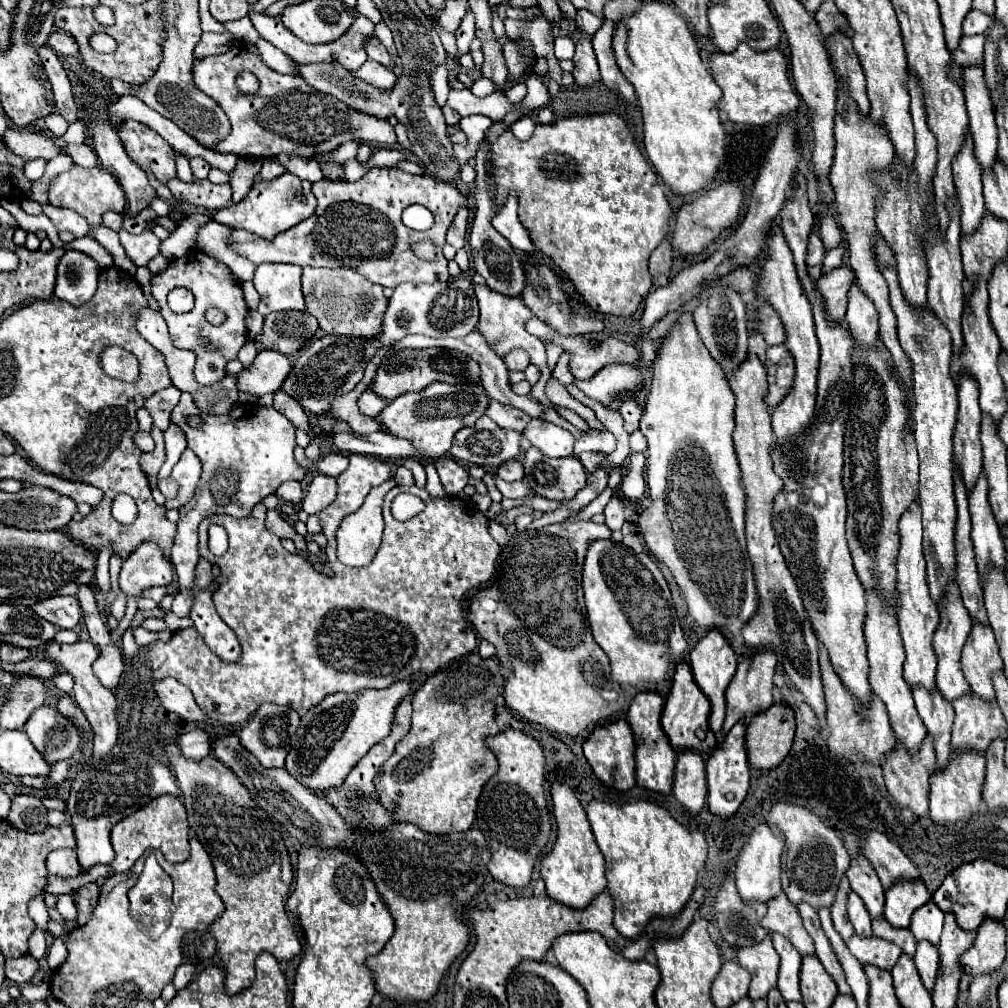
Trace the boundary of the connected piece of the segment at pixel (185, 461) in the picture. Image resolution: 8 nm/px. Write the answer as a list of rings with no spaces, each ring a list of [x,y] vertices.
[[[187,448],[179,462],[175,464],[171,476],[177,480],[179,484],[179,494],[173,498],[173,500],[167,500],[165,502],[165,508],[167,510],[179,510],[183,508],[195,494],[195,488],[197,488],[197,482],[199,482],[199,476],[201,476],[201,462],[199,458]]]

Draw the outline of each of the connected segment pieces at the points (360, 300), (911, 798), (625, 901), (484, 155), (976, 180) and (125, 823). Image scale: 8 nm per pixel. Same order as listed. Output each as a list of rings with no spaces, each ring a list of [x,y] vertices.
[[[303,268],[303,296],[307,312],[319,320],[319,326],[325,334],[347,336],[347,338],[365,338],[377,340],[381,334],[383,314],[389,300],[383,294],[383,288],[371,284],[359,272],[351,268]]]
[[[931,734],[925,736],[925,740],[921,742],[921,746],[915,754],[911,754],[901,742],[897,742],[893,746],[893,750],[885,756],[885,762],[881,762],[881,768],[883,768],[885,786],[899,806],[911,808],[917,816],[929,814],[929,804],[927,804],[929,794],[927,792],[929,792],[929,776],[937,768],[935,764],[937,762],[935,762],[935,748],[933,748],[933,736]]]
[[[593,800],[585,812],[607,860],[607,890],[615,900],[615,928],[633,940],[653,916],[679,914],[695,890],[699,870],[705,866],[705,836],[685,828],[665,808],[647,800],[623,806]]]
[[[487,142],[481,144],[477,156],[477,178],[475,178],[475,202],[477,202],[477,212],[475,212],[475,220],[471,226],[471,234],[469,234],[469,246],[471,246],[471,258],[473,258],[473,266],[475,270],[485,278],[487,286],[499,294],[505,296],[521,296],[523,288],[525,288],[525,274],[523,274],[523,266],[519,262],[519,258],[513,252],[513,246],[493,228],[491,224],[491,216],[495,212],[495,204],[493,204],[493,196],[489,194],[489,186],[487,186],[487,170],[489,170],[489,152],[487,152]]]
[[[965,132],[965,142],[961,150],[957,152],[957,158],[951,164],[953,168],[953,180],[959,194],[961,204],[961,232],[971,234],[979,228],[979,222],[985,214],[985,202],[983,202],[983,184],[981,184],[981,164],[977,164],[977,158],[973,158],[973,138],[971,132]]]
[[[159,796],[149,802],[149,806],[117,822],[111,830],[111,842],[115,848],[115,860],[109,864],[109,870],[113,872],[129,872],[147,848],[161,850],[169,862],[185,862],[189,858],[189,826],[181,800],[175,796]]]

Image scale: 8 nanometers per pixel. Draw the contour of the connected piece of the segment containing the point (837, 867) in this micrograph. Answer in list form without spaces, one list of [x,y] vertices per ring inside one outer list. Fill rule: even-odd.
[[[783,800],[771,806],[767,824],[777,826],[785,836],[787,852],[781,864],[781,884],[789,900],[793,904],[799,904],[801,900],[805,900],[813,904],[815,908],[821,908],[821,906],[829,908],[835,900],[837,884],[851,862],[841,838],[831,828],[827,828],[819,820],[819,816],[815,816],[811,810],[783,802]]]

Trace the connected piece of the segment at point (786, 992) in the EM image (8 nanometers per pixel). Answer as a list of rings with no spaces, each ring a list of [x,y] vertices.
[[[773,932],[773,946],[777,950],[777,954],[781,956],[781,964],[779,964],[779,990],[783,994],[783,998],[787,1002],[791,1000],[801,1000],[801,992],[799,992],[799,974],[801,974],[801,956],[799,952],[793,948],[793,944]]]

